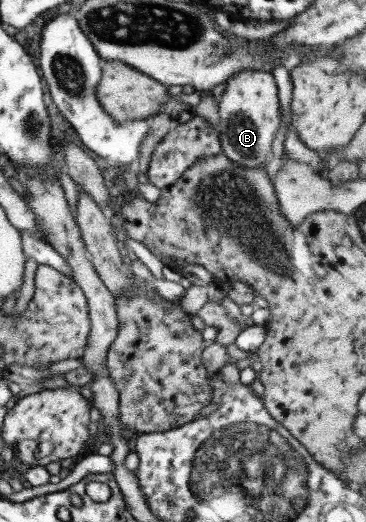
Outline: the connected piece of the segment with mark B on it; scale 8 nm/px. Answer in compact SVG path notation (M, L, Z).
M240 71L240 73L228 77L218 102L217 130L220 132L220 135L218 135L219 145L221 146L220 153L224 154L229 160L249 168L260 166L266 159L266 154L271 152L271 142L278 131L280 118L279 99L279 90L271 72Z

